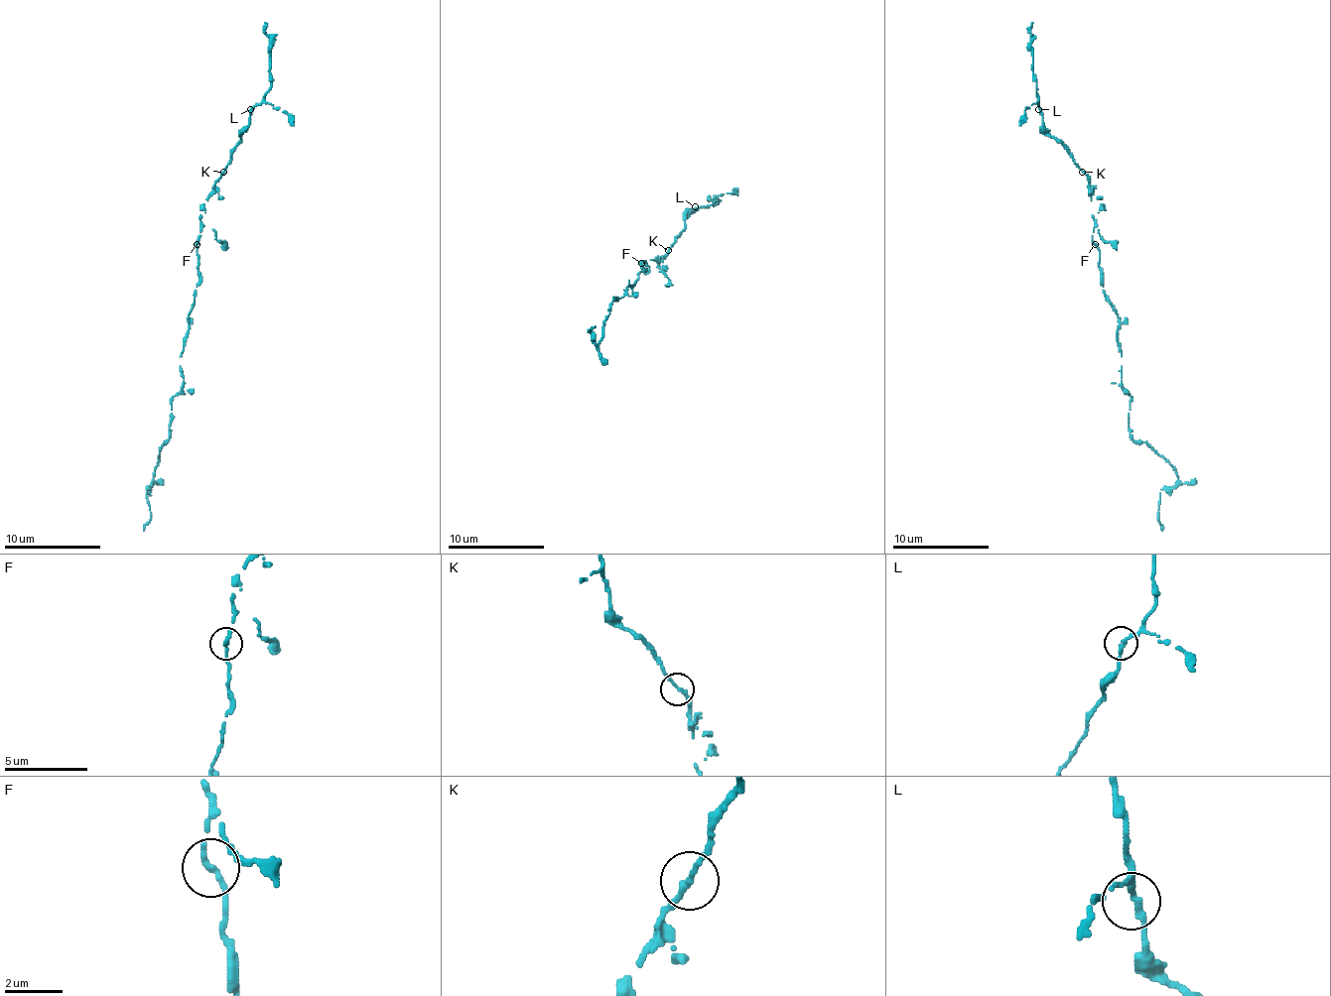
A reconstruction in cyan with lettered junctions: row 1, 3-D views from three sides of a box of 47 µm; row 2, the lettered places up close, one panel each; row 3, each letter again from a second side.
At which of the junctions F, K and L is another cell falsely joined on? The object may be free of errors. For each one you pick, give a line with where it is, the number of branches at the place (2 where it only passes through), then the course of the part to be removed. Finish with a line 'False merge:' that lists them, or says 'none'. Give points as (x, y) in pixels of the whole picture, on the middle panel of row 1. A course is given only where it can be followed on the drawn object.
False merge: none

